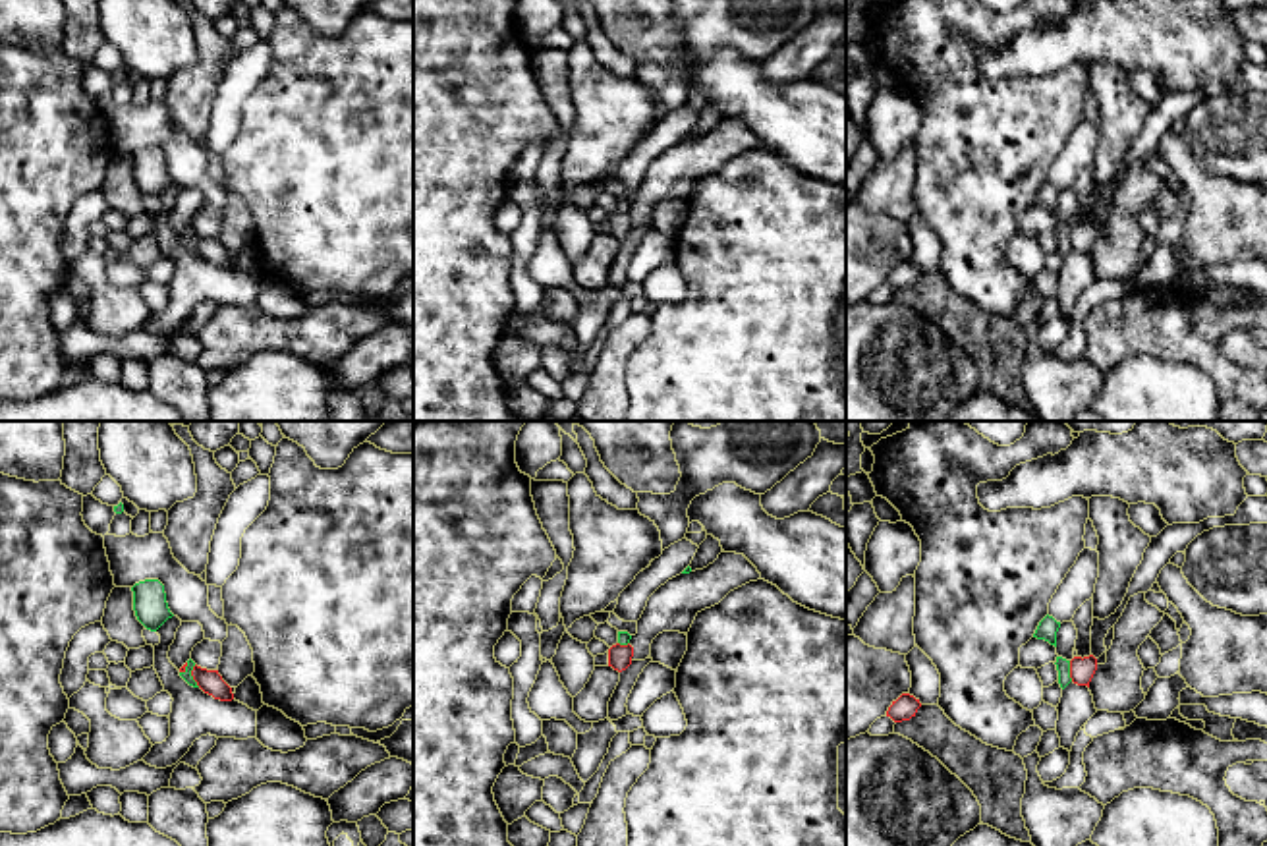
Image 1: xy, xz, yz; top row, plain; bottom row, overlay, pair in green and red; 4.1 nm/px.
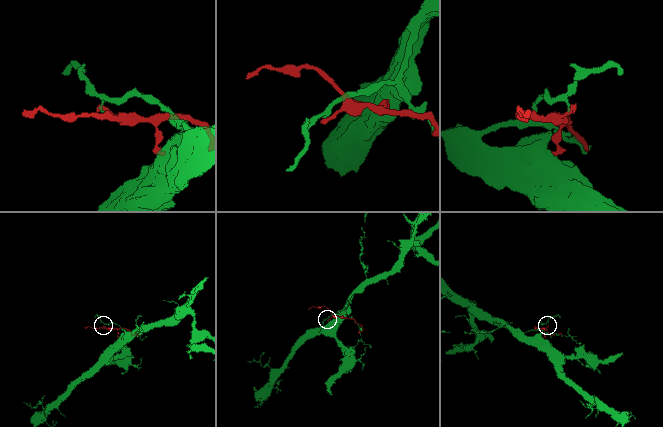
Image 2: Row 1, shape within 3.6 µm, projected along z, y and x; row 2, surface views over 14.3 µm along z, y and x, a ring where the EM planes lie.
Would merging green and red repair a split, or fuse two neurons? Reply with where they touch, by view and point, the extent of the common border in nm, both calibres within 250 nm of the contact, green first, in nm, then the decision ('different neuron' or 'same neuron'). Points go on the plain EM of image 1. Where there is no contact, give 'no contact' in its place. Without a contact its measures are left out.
xy (192, 244) | 100 nm | 40/100 nm | same neuron

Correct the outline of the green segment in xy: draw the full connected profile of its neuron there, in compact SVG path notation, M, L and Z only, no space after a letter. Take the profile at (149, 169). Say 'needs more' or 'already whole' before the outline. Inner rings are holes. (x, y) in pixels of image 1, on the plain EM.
already whole; M145 147L131 155L137 187L156 199L174 182L168 176L164 153L158 147Z

